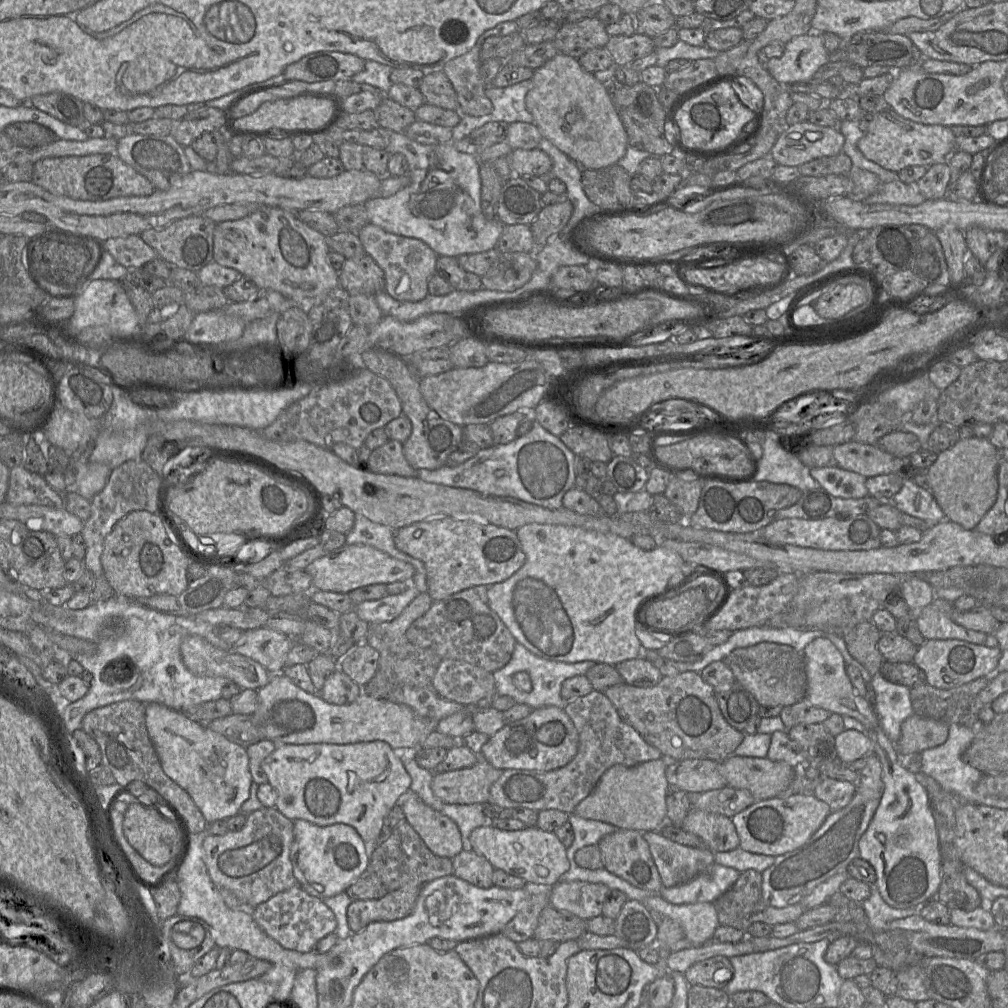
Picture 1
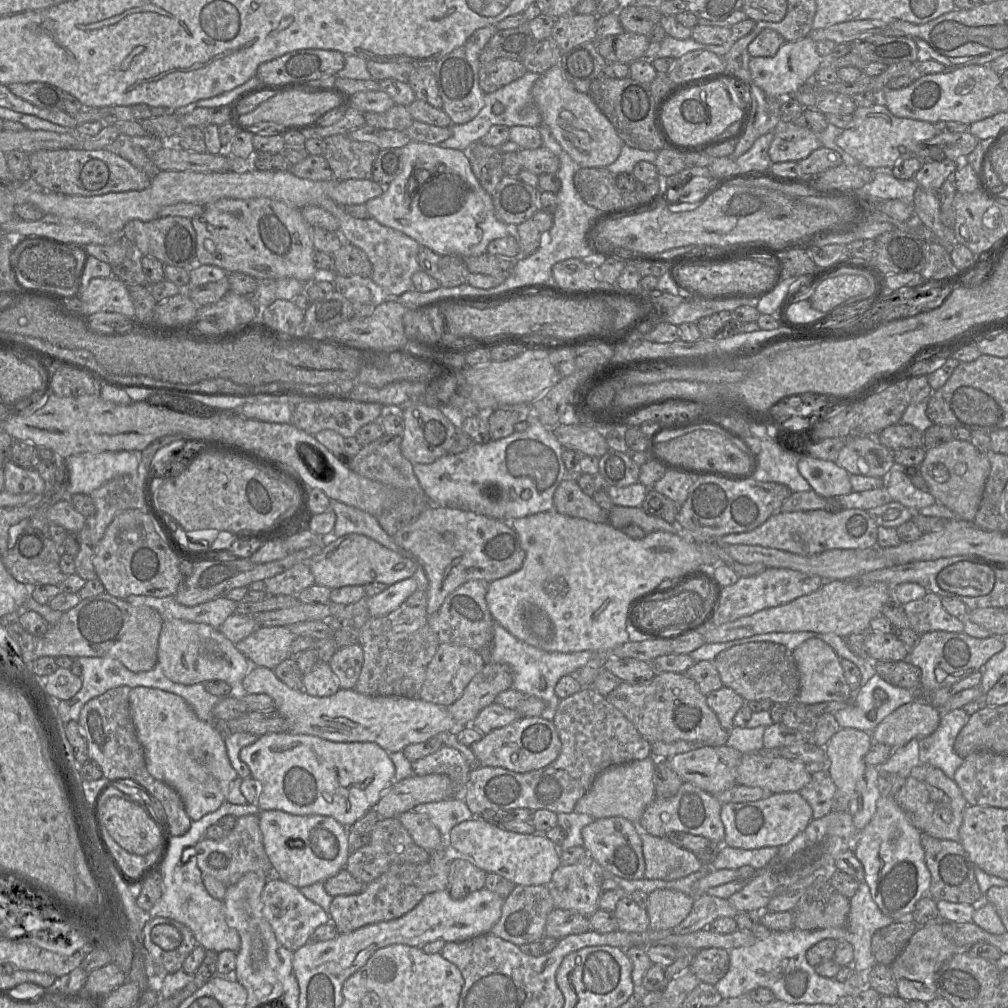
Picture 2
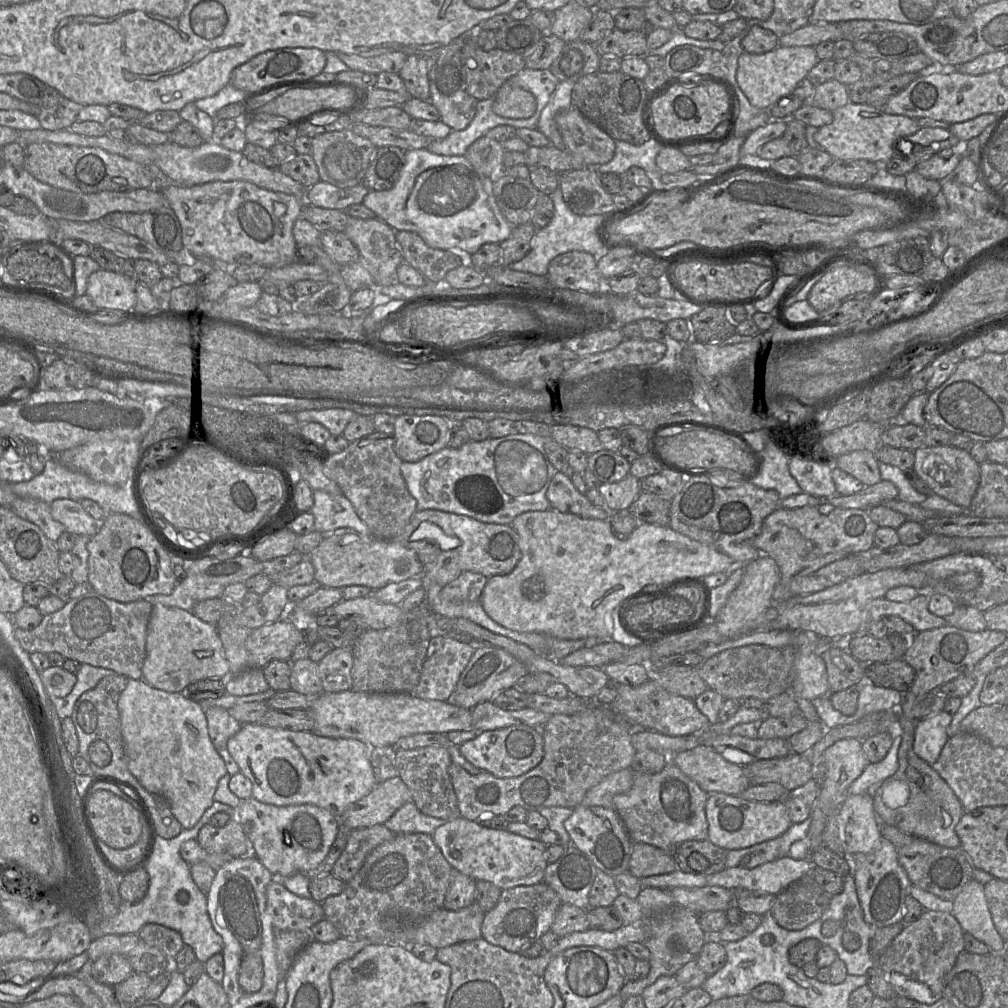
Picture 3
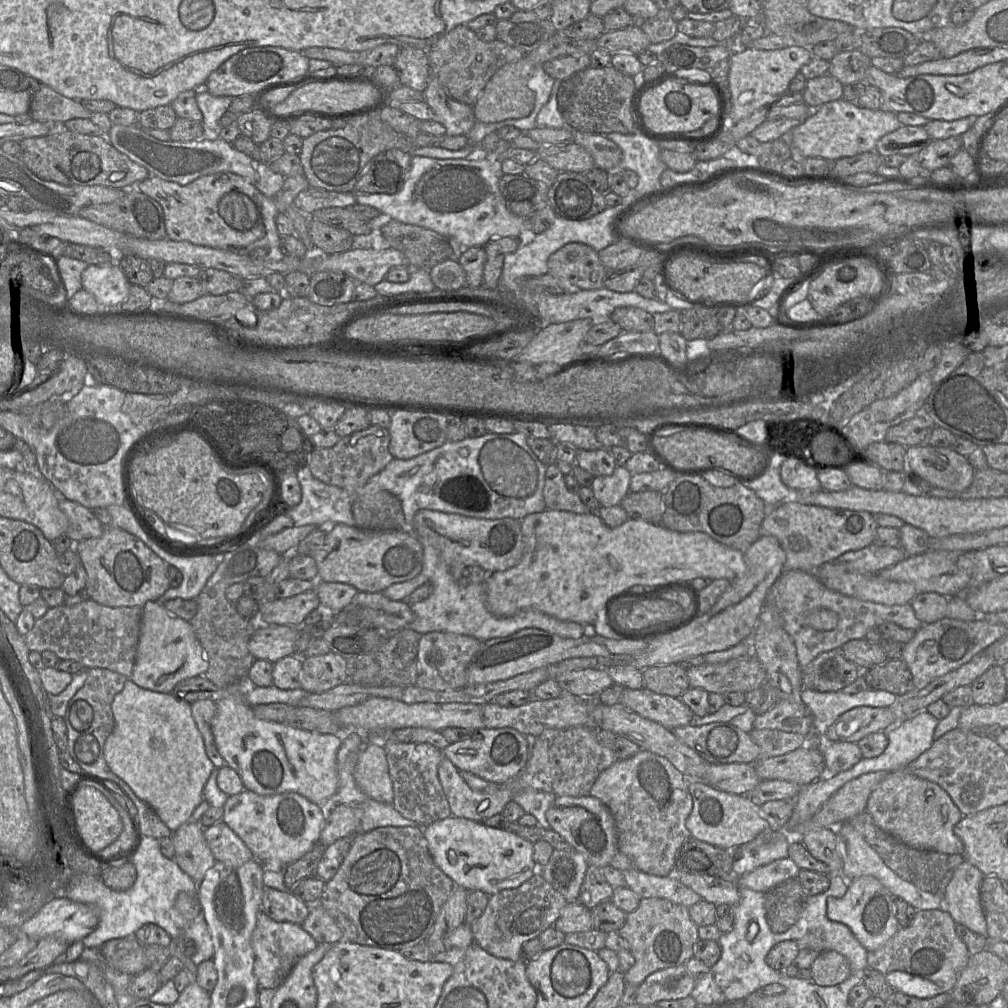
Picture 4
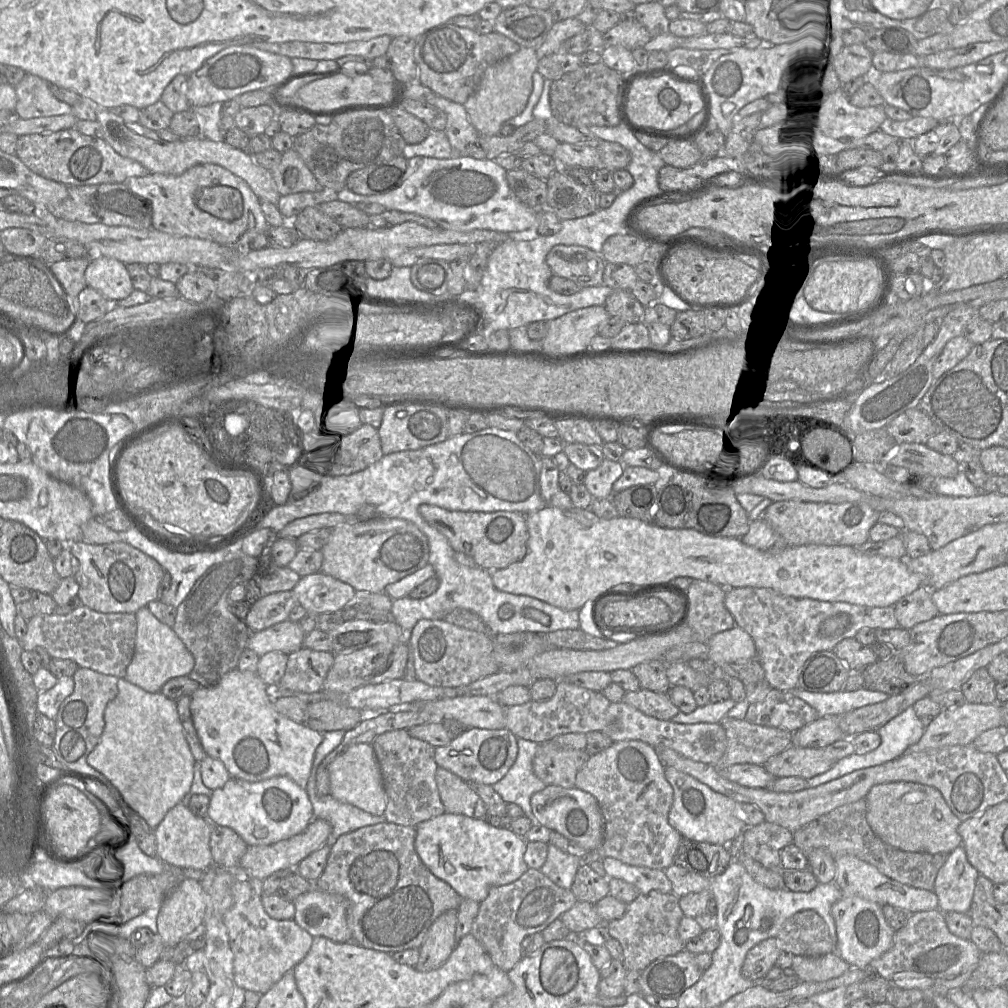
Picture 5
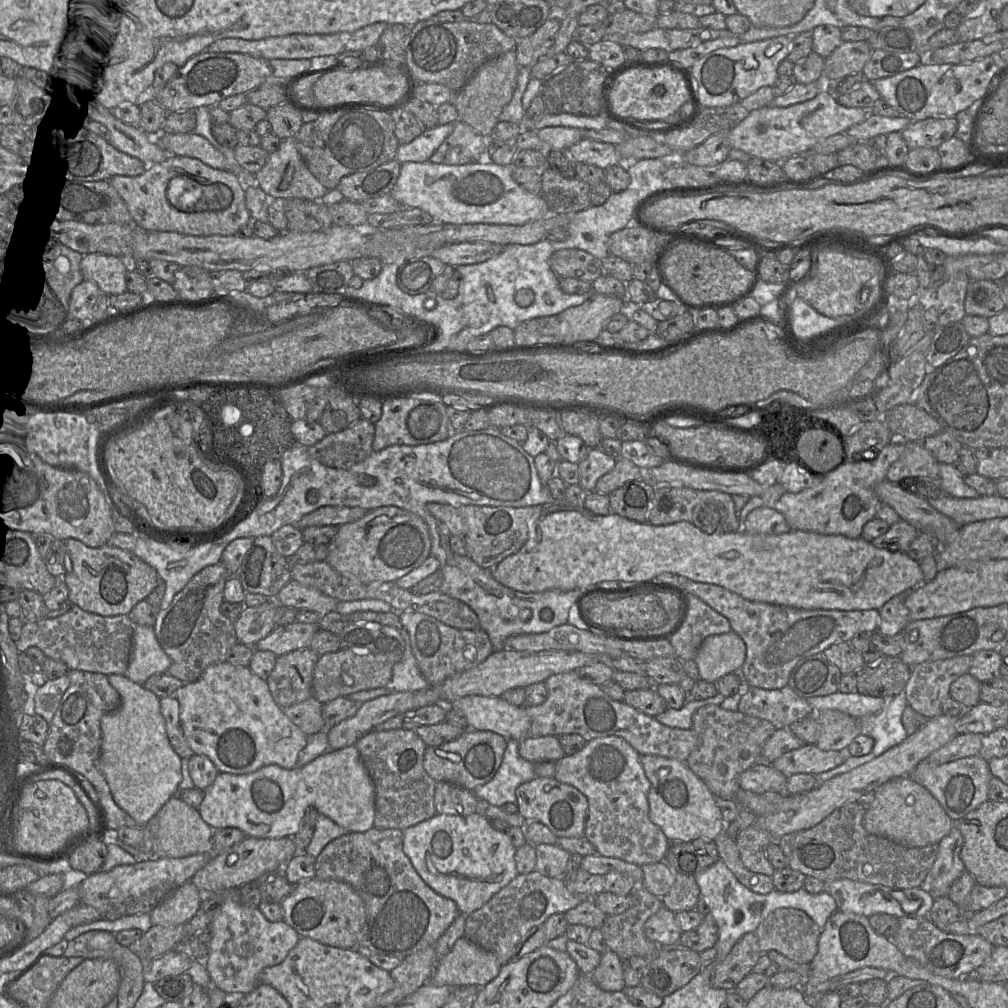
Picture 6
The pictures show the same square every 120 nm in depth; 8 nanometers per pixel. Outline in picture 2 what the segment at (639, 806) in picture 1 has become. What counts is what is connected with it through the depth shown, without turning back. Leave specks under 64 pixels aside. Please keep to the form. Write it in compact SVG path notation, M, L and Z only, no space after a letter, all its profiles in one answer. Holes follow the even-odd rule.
M654 757L637 760L604 769L593 781L590 789L577 801L573 812L587 814L594 819L622 817L638 824L645 809L655 800Z

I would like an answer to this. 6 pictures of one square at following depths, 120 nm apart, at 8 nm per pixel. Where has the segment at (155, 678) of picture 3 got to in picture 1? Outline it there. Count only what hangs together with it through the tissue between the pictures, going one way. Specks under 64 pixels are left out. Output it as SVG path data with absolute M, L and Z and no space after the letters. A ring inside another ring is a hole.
M192 635L186 637L181 645L180 652L183 663L187 669L195 676L221 676L232 680L242 689L257 690L264 687L271 679L271 676L283 675L280 671L267 671L261 664L249 657L238 654L232 650L222 650L214 647L200 636Z

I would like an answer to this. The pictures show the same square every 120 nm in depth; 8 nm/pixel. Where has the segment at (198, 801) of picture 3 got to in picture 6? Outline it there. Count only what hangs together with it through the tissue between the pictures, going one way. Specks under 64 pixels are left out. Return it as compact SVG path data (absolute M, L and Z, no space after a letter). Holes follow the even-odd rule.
M107 675L121 697L120 706L101 717L102 743L98 759L115 803L144 827L176 794L182 780L181 757L171 746L160 698L124 675Z

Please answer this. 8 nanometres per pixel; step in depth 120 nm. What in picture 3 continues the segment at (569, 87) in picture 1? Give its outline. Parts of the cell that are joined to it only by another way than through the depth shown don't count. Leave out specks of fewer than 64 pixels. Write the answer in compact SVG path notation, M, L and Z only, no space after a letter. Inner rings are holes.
M574 106L556 115L556 125L566 149L578 161L578 166L598 167L609 162L615 153L615 140L603 129L587 119Z

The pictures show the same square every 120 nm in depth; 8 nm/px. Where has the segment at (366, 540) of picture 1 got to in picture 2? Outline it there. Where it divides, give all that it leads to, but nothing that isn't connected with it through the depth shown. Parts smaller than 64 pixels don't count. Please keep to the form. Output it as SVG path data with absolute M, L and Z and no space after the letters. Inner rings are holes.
M330 500L330 509L336 515L336 522L332 532L321 536L324 546L341 536L356 533L365 535L405 557L416 559L410 552L397 545L393 537L387 534L373 515L337 500Z

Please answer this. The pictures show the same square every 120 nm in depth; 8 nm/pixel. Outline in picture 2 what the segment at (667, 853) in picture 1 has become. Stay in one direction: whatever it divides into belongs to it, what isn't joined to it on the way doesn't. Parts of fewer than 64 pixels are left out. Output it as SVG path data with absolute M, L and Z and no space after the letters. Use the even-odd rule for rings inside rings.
M639 828L645 859L645 878L677 880L703 868L690 851L671 843L666 837L656 837Z

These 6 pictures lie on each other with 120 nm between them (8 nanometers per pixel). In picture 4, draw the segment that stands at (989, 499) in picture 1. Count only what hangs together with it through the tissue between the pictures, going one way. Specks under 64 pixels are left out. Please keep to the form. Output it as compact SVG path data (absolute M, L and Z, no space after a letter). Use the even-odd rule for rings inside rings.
M927 443L907 447L907 471L920 476L933 487L954 492L967 490L975 469L967 457L952 448L931 446Z

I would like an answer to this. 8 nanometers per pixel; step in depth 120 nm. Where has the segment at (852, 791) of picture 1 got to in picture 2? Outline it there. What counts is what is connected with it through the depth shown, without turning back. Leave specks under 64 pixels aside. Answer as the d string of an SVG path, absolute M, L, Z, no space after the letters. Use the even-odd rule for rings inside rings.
M827 770L812 774L809 783L799 791L812 808L813 819L832 811L835 793L836 786Z

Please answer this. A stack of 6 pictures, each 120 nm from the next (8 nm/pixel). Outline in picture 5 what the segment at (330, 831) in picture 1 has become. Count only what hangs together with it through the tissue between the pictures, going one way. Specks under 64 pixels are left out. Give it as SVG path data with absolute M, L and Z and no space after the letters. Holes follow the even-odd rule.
M285 776L249 782L231 777L223 787L213 790L207 818L213 825L227 826L238 833L248 846L271 845L301 833L315 818L306 789Z

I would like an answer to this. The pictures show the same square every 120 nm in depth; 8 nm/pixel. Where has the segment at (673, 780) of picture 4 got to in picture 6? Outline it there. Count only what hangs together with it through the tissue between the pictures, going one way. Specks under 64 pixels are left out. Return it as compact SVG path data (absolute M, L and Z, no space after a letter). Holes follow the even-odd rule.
M608 736L588 741L578 753L556 761L554 779L577 789L587 798L584 837L596 848L598 855L639 866L665 860L671 841L649 818L650 782L640 762L640 754L624 739Z

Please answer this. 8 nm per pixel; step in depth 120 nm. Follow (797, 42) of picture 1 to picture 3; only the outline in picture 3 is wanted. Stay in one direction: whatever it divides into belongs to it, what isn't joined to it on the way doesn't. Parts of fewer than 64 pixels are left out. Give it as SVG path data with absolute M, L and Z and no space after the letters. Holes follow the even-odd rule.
M777 46L775 49L755 54L743 52L738 59L736 79L738 86L751 105L768 110L781 97L793 93L796 85L807 77L819 58L813 46Z

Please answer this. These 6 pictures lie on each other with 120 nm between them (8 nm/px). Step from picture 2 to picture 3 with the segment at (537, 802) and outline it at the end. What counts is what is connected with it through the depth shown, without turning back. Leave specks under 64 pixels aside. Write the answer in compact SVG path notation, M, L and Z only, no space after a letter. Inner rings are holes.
M598 702L572 715L553 714L549 722L540 728L543 734L543 758L536 767L518 777L499 778L486 771L472 775L456 763L450 764L448 773L461 817L476 821L482 818L482 814L504 815L514 806L521 806L528 812L547 807L575 808L581 804L587 791L605 777L631 767L636 754L632 744L632 726L616 715L608 705Z

